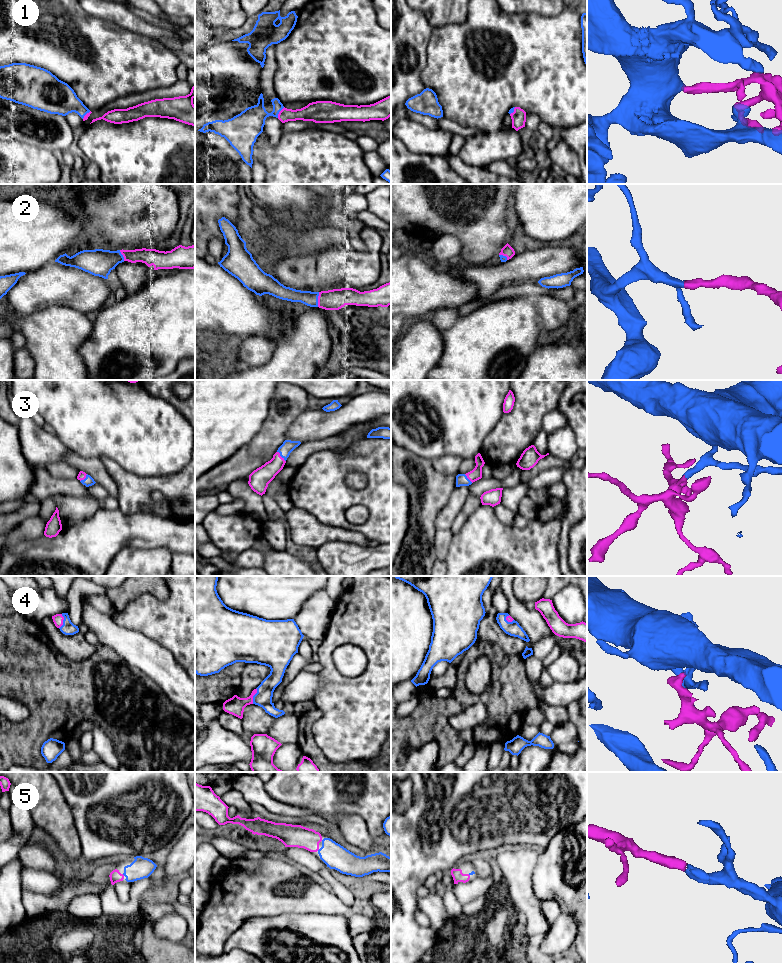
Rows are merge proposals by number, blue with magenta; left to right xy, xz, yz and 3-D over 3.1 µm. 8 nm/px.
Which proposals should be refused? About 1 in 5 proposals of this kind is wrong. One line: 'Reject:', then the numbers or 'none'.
Reject: none

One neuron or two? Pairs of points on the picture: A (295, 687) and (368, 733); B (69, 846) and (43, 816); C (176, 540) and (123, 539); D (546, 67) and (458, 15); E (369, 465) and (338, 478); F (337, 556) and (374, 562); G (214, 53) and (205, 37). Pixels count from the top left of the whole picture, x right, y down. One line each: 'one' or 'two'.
A: two
B: one
C: one
D: two
E: one
F: one
G: two

